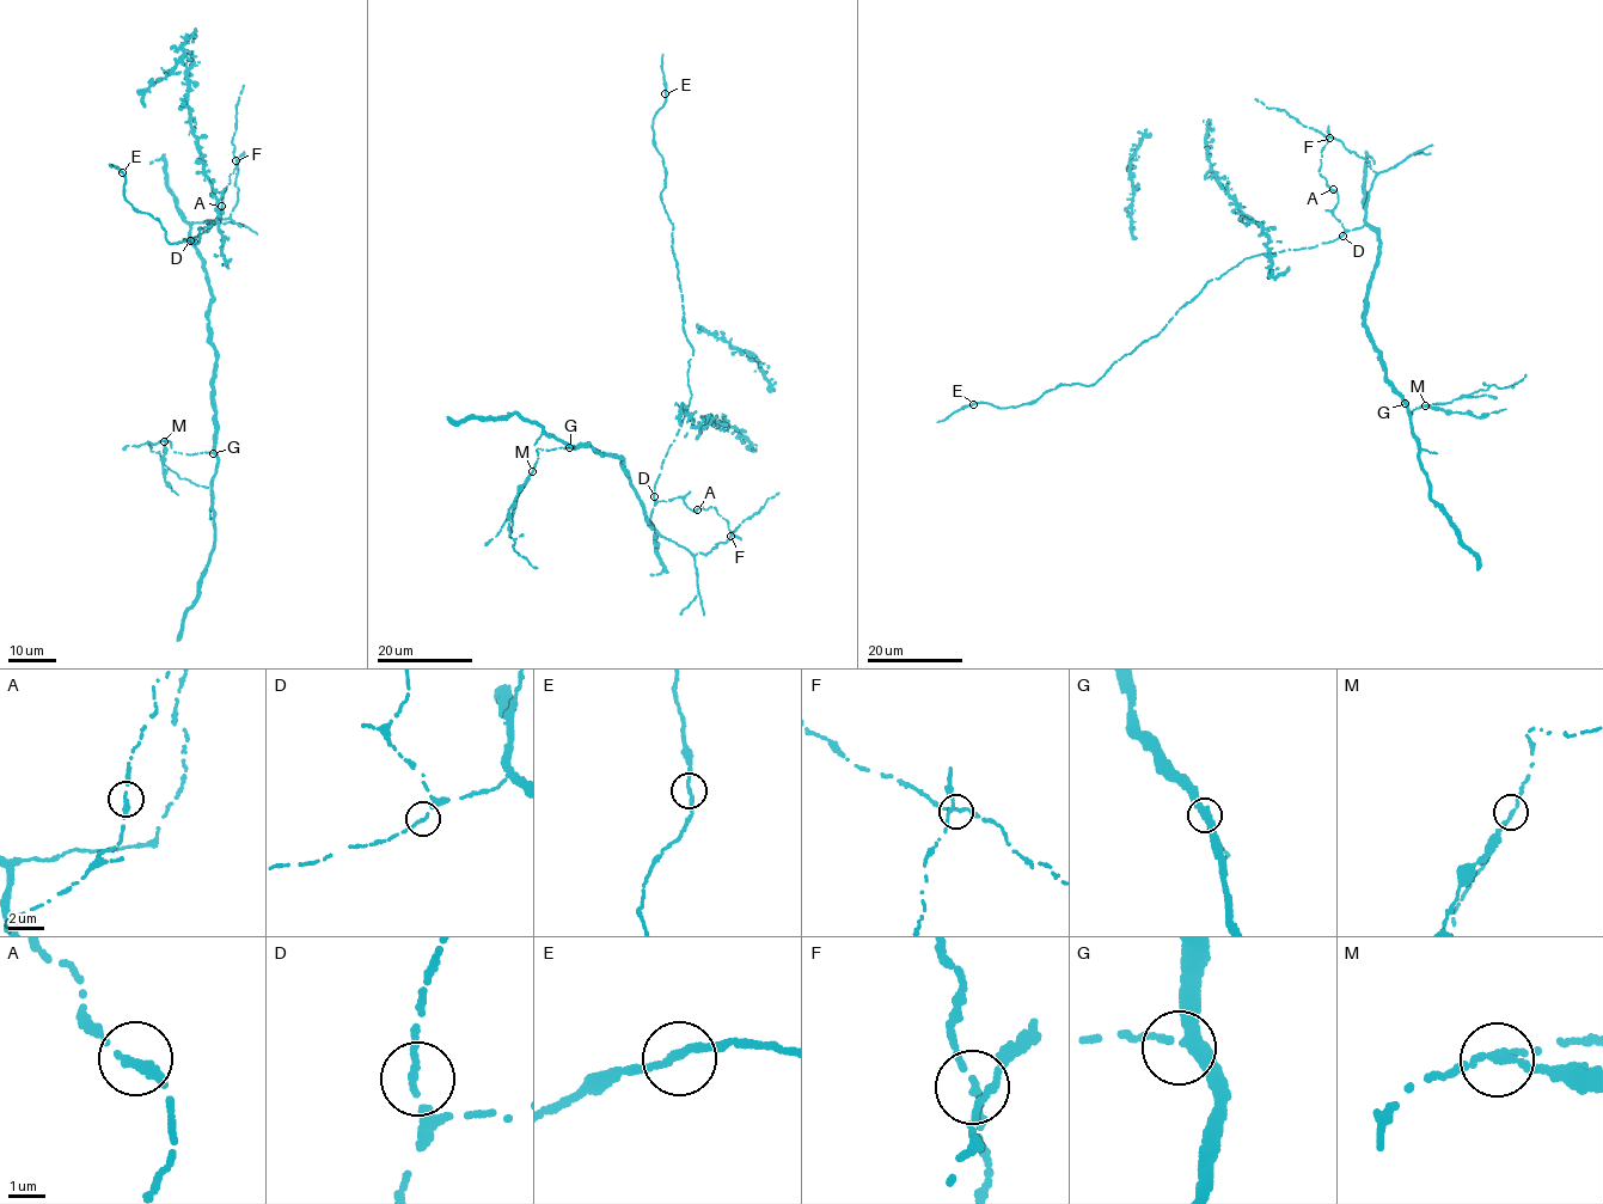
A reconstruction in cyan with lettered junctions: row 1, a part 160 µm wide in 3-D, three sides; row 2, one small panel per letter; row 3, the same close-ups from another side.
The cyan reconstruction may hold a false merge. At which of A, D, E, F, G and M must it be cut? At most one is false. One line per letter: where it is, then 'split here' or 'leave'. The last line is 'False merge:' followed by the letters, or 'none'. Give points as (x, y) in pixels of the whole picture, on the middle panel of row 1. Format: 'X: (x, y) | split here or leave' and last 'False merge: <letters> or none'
A: (697, 509) | leave
D: (654, 496) | leave
E: (665, 93) | leave
F: (730, 536) | leave
G: (569, 447) | leave
M: (532, 471) | split here
False merge: M

